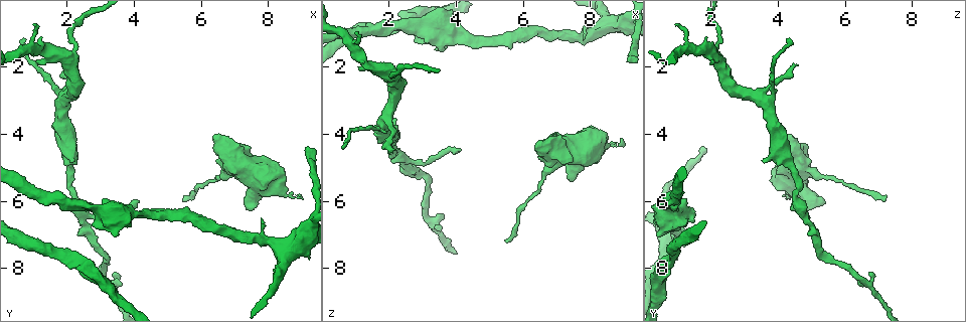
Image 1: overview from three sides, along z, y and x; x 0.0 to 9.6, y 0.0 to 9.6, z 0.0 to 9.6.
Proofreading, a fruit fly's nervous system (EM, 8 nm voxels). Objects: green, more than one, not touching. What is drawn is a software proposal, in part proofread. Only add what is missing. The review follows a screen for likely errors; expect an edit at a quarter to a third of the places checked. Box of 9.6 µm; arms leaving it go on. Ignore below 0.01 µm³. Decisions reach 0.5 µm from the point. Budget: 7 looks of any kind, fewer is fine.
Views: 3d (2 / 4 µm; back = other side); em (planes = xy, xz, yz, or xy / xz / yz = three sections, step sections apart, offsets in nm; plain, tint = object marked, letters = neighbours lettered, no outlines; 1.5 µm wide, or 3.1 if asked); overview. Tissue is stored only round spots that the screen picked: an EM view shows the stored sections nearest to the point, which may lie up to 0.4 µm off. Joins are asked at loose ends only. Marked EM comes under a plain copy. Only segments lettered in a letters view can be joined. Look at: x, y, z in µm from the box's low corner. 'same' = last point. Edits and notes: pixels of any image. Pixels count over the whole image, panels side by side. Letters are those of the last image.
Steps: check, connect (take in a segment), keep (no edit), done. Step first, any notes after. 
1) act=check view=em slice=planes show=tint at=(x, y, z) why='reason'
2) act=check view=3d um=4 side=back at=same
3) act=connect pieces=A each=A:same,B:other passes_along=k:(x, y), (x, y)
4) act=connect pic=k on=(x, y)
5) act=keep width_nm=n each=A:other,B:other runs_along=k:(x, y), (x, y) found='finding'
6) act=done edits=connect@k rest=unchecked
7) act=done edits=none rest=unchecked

act=check view=em slice=planes show=letters at=(2.75, 6.70, 1.25) why='stops while still wide'

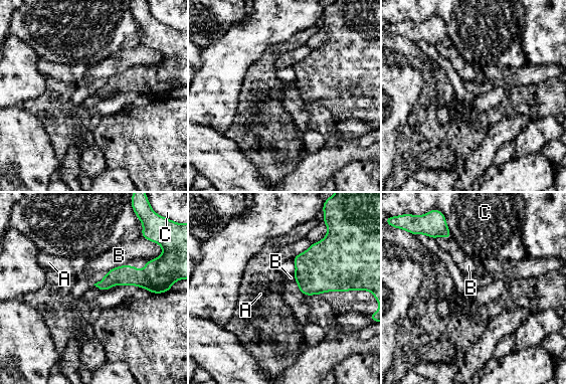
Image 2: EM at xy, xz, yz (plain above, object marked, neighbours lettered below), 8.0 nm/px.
act=keep each=A:other,B:other,C:other border=2:(125, 263), (114, 266), (106, 272) found='none of them fits'

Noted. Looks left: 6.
act=check view=em slice=planes show=letters at=(5.50, 5.95, 7.20) why='branch stops here'

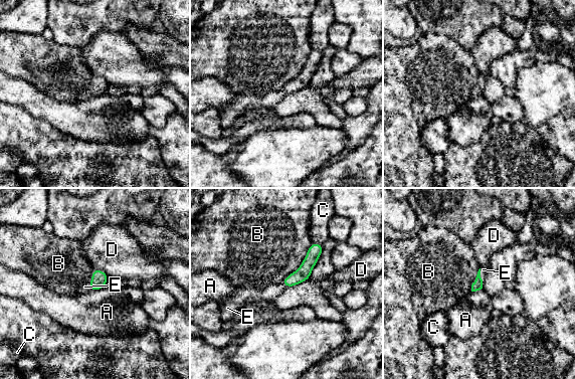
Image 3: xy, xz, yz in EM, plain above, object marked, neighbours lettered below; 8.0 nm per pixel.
act=connect pieces=E width_nm=80 each=A:other,B:other,C:other,D:other,E:same found='it goes on there'

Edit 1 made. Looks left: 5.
act=check view=em slice=xz step=4 show=tint at=(8.95, 5.80, 4.15) why='free end'

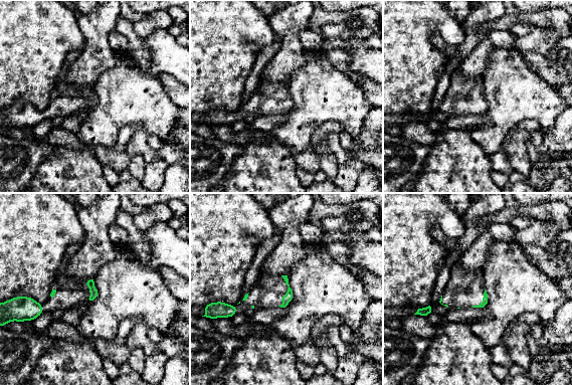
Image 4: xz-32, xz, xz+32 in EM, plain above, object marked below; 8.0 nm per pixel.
act=check view=em slice=planes show=letters at=same why='another direction'

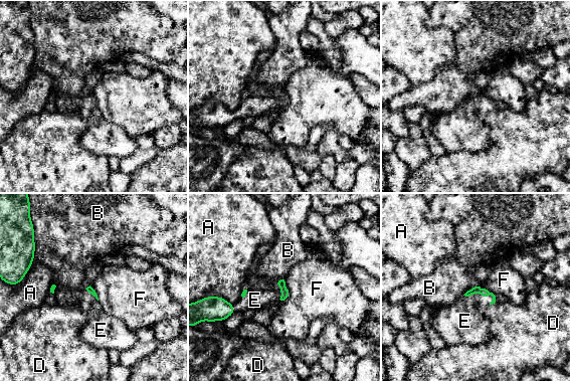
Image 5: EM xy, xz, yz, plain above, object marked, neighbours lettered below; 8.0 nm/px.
act=connect pieces=E longest_contact=E:240nm each=A:other,B:other,D:other,E:same,F:other passes_along=5:(477, 290), (480, 294), (464, 321) found='it goes on there'

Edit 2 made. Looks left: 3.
act=done edits=connect@3,connect@5 rest=unchecked

